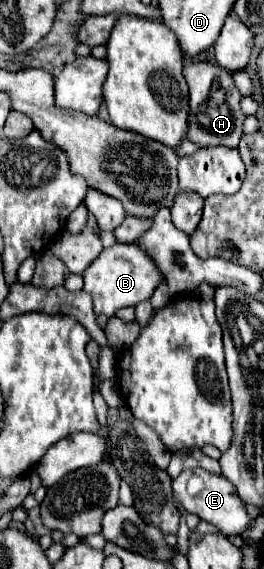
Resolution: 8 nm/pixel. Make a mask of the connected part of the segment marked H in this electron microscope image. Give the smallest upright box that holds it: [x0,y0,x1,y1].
[184,62,244,148]

